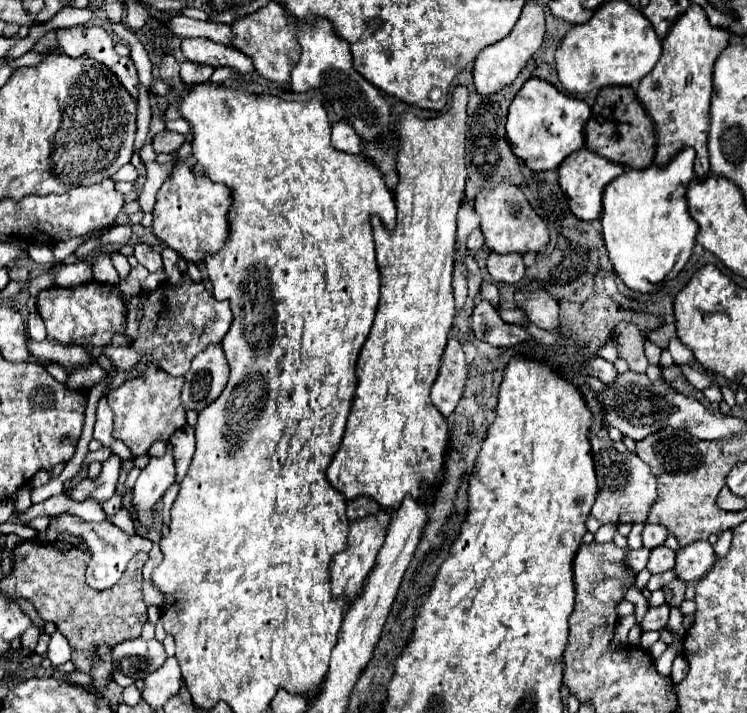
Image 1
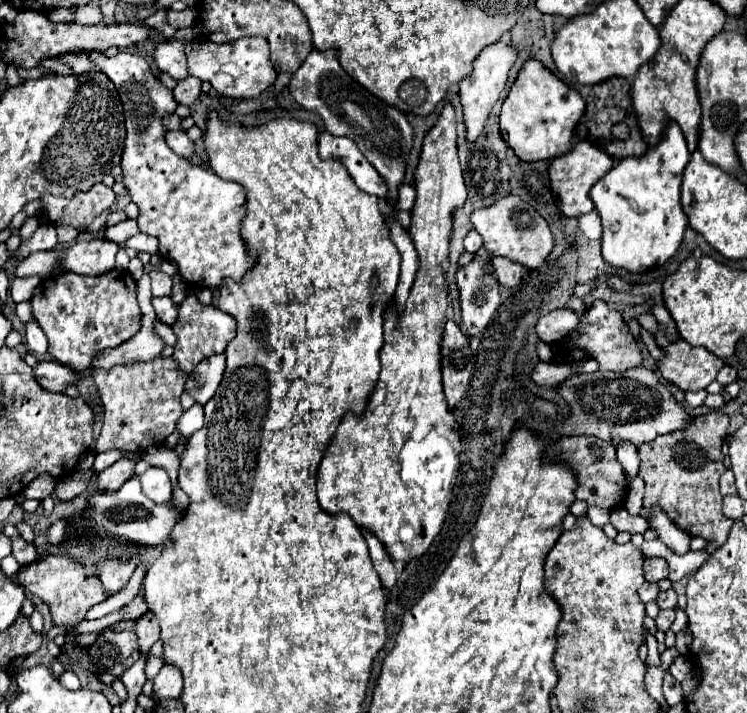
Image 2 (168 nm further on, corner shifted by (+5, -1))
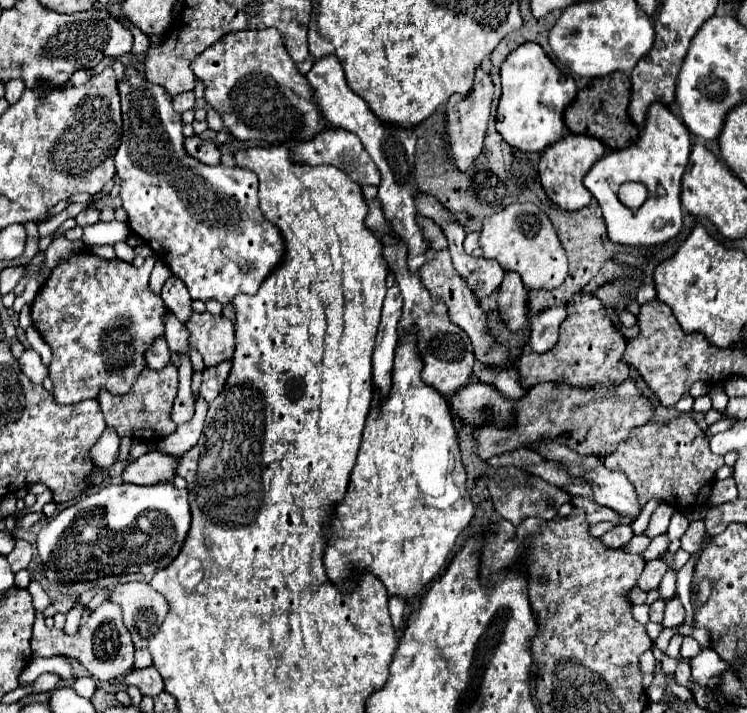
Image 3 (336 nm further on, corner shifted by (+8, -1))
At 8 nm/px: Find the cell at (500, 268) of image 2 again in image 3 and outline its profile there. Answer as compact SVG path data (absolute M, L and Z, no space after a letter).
M505 273L505 279L499 287L497 305L503 313L503 321L507 321L507 327L519 333L519 329L525 325L527 315L527 289L517 273Z

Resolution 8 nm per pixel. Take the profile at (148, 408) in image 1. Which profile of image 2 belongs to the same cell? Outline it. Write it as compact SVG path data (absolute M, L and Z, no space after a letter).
M172 357L146 363L130 361L130 365L112 369L94 369L92 377L104 405L102 431L96 439L98 453L106 453L110 449L144 451L150 445L162 445L174 431L174 425L182 415L180 395L184 391L186 373L178 369Z

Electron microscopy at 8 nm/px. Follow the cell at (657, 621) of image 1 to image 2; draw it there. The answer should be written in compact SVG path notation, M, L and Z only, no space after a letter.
M674 609L660 611L660 613L658 613L658 617L656 617L654 621L656 621L656 627L658 627L660 631L668 631L668 629L670 629L670 625L672 625L672 621L674 621Z

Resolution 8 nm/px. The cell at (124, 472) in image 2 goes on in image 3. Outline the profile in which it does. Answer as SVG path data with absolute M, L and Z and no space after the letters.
M151 451L127 465L123 473L123 481L135 485L169 483L175 477L175 465L179 465L179 457L161 451Z

